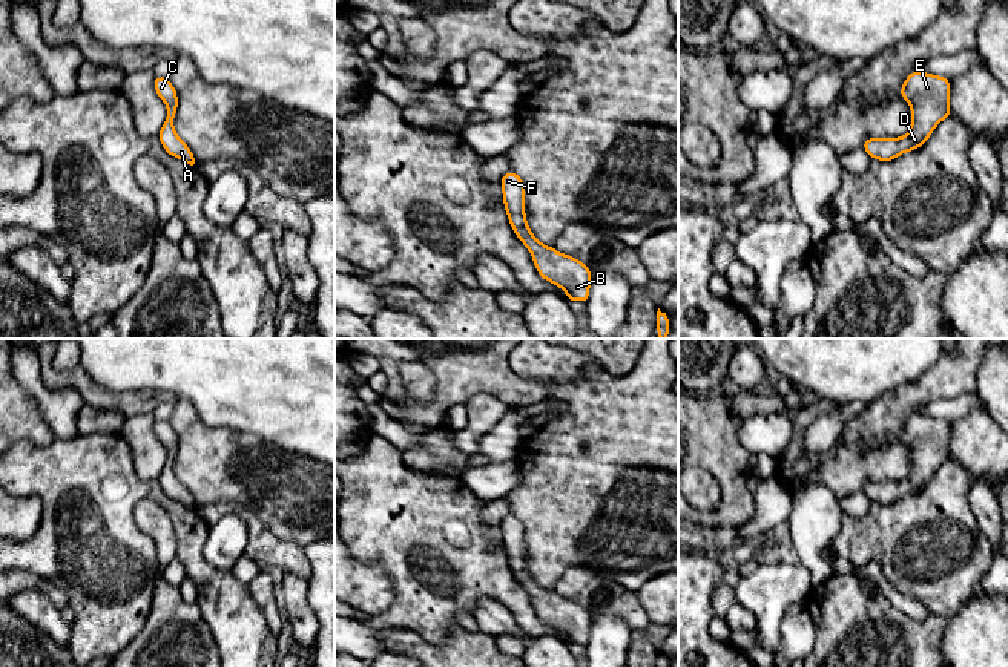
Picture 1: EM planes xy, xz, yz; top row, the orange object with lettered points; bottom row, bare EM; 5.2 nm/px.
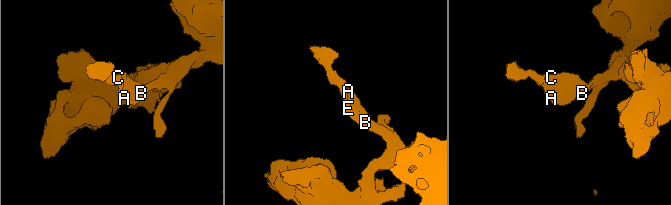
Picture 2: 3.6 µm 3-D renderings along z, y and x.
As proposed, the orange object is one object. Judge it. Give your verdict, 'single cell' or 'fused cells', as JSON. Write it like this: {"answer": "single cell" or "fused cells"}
{"answer": "single cell"}

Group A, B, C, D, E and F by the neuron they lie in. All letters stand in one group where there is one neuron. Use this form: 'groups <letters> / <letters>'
groups A B C D E F

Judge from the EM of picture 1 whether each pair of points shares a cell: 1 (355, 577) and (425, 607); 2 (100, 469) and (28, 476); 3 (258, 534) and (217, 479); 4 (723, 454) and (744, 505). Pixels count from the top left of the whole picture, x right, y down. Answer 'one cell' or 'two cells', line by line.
1: two cells
2: one cell
3: two cells
4: one cell

